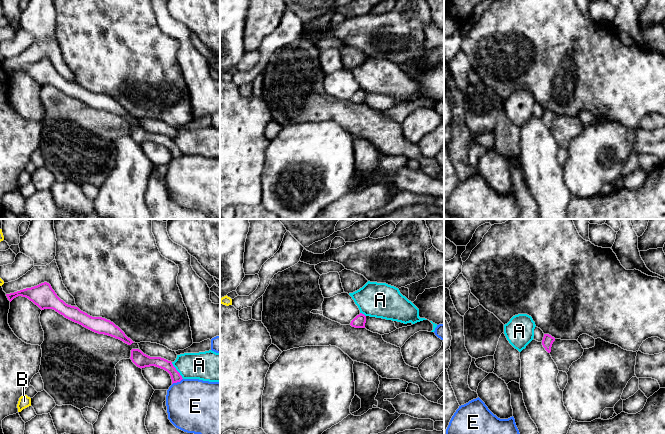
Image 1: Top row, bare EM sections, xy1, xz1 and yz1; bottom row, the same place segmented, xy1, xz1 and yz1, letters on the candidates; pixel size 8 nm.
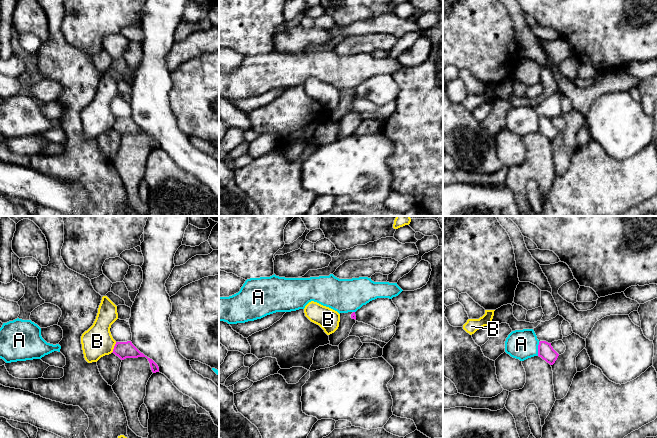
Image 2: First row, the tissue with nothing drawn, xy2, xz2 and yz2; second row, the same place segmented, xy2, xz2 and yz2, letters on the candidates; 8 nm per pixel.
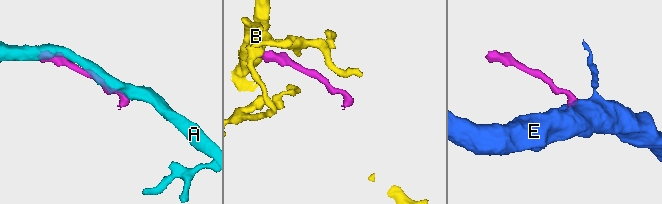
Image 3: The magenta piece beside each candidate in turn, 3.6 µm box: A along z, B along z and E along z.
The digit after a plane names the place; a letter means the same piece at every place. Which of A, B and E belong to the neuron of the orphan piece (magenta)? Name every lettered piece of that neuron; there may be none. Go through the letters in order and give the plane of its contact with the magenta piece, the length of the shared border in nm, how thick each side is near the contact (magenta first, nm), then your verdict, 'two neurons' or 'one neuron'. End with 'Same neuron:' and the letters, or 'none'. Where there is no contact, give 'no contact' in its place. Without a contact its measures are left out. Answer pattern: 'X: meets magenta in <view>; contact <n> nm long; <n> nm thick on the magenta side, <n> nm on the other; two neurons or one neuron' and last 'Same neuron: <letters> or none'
A: meets magenta in xy1; contact 170 nm long; 90 nm thick on the magenta side, 240 nm on the other; two neurons
B: meets magenta in xy2; contact 100 nm long; 140 nm thick on the magenta side, 240 nm on the other; two neurons
E: meets magenta in xy1; contact 100 nm long; 90 nm thick on the magenta side, 440 nm on the other; two neurons
Same neuron: none

